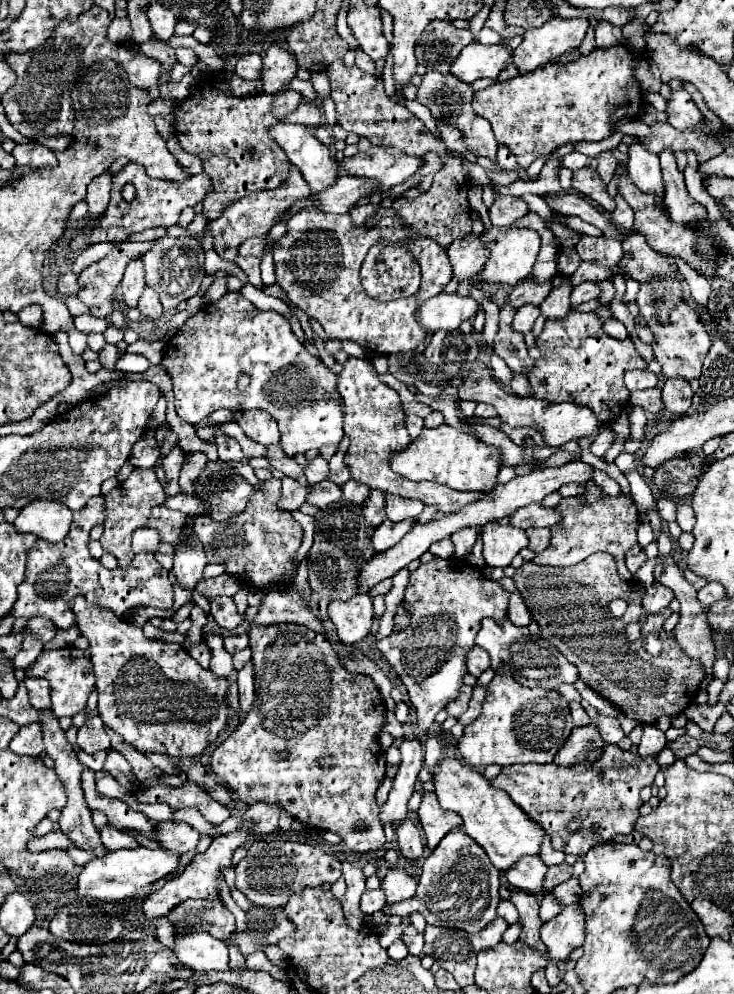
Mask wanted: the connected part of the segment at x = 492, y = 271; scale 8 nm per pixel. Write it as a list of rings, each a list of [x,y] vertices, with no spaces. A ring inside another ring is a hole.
[[[492,227],[484,231],[482,241],[492,251],[490,259],[482,269],[482,279],[486,283],[502,283],[502,285],[520,283],[530,275],[532,265],[540,251],[540,235],[534,229],[526,229],[526,227]]]

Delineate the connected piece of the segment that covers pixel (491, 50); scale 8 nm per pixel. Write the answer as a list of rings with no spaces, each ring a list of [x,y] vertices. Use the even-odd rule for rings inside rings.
[[[478,41],[470,43],[460,51],[460,55],[450,65],[450,73],[466,83],[474,83],[482,77],[498,77],[510,59],[510,51],[500,45],[482,45]]]

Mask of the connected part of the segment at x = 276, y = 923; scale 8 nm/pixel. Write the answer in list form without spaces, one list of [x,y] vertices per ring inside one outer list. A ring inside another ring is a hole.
[[[252,905],[252,909],[246,913],[246,929],[242,933],[230,935],[224,943],[236,945],[240,953],[246,957],[256,951],[264,951],[266,945],[276,945],[280,939],[294,935],[294,923],[288,919],[284,907],[266,909]]]

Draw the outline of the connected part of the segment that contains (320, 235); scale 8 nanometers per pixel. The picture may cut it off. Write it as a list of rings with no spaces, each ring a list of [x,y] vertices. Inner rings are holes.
[[[316,205],[304,207],[298,215],[288,219],[288,235],[274,243],[274,269],[278,285],[288,293],[290,301],[298,309],[316,319],[334,339],[354,341],[362,349],[378,355],[416,349],[428,335],[416,321],[416,311],[426,299],[438,295],[450,283],[452,265],[444,247],[428,237],[403,229],[404,225],[398,216],[385,216],[376,219],[373,226],[367,229],[365,223],[352,223],[350,215],[328,215]],[[405,239],[408,250],[422,271],[420,291],[410,299],[372,299],[360,285],[360,267],[364,257],[379,240],[398,244]]]

